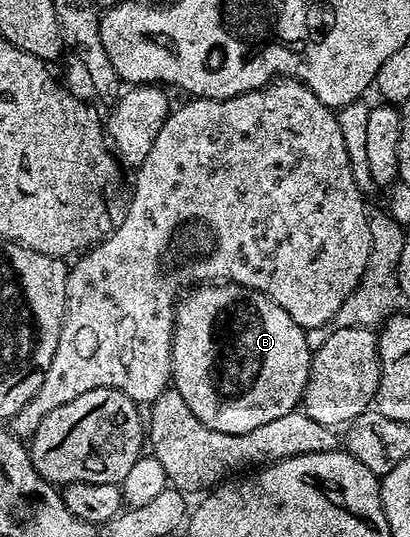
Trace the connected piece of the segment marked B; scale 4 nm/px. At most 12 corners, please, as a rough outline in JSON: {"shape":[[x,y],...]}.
{"shape":[[222,280],[175,304],[171,381],[205,428],[302,403],[308,331]]}

